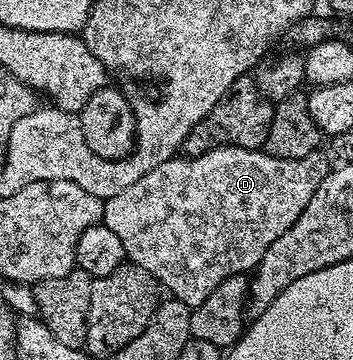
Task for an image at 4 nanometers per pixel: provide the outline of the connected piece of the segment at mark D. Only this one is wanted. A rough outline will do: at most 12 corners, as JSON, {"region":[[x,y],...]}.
{"region":[[223,145],[106,198],[101,223],[194,307],[250,274],[321,154]]}

